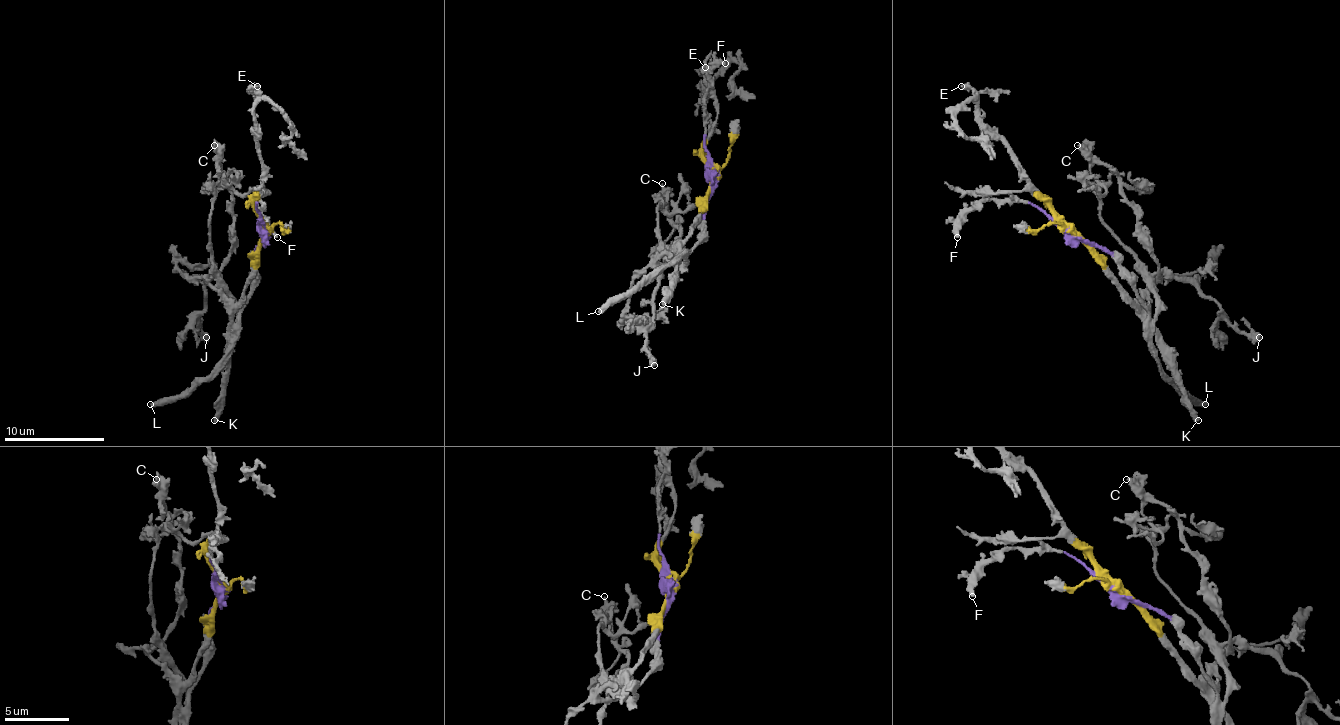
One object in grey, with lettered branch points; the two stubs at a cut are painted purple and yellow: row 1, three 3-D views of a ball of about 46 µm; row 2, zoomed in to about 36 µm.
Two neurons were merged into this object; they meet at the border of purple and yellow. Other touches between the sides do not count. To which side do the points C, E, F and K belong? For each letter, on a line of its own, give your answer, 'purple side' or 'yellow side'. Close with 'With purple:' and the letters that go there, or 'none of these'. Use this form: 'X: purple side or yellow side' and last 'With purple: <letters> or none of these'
C: yellow side
E: yellow side
F: purple side
K: yellow side
With purple: F

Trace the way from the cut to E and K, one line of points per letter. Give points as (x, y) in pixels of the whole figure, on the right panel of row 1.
E: (1069, 230), (982, 120), (977, 94), (969, 87), (961, 87)
K: (1069, 230), (1155, 333), (1162, 360), (1197, 421)

